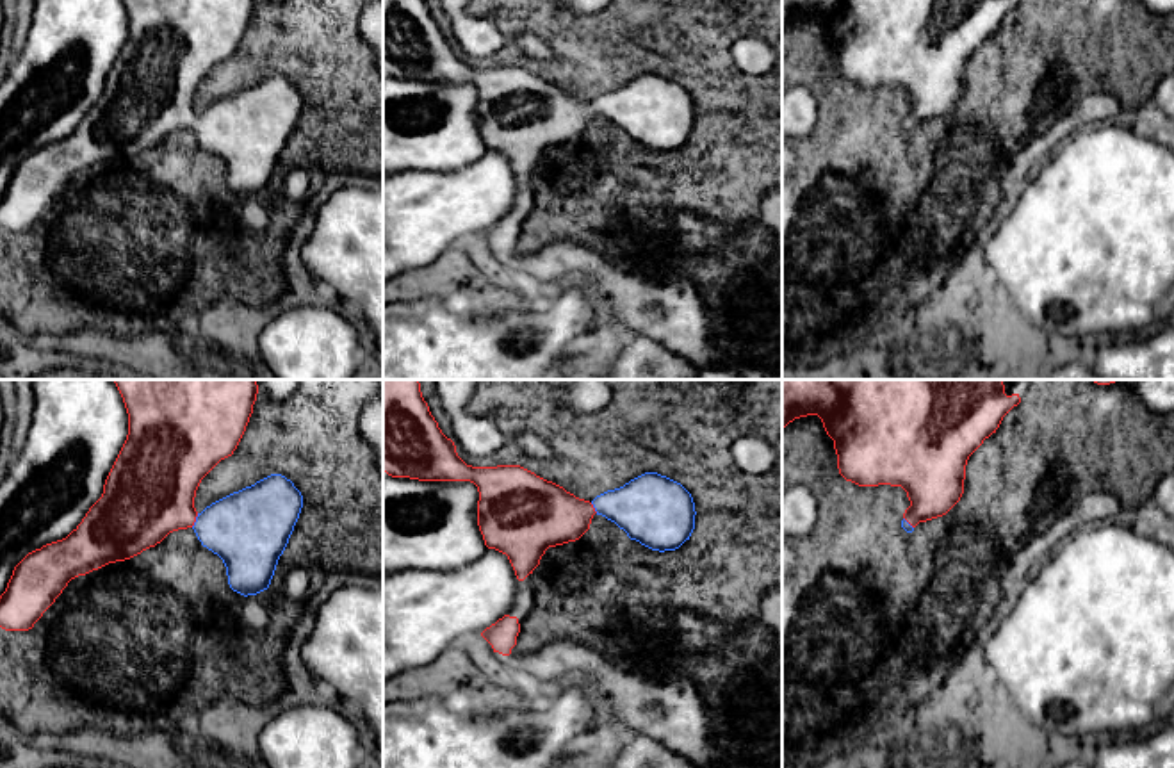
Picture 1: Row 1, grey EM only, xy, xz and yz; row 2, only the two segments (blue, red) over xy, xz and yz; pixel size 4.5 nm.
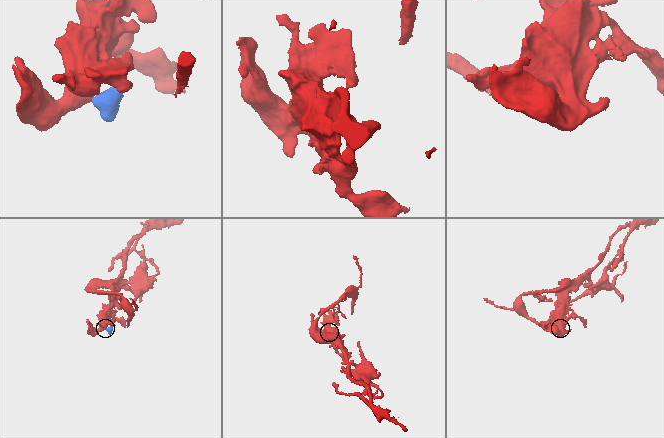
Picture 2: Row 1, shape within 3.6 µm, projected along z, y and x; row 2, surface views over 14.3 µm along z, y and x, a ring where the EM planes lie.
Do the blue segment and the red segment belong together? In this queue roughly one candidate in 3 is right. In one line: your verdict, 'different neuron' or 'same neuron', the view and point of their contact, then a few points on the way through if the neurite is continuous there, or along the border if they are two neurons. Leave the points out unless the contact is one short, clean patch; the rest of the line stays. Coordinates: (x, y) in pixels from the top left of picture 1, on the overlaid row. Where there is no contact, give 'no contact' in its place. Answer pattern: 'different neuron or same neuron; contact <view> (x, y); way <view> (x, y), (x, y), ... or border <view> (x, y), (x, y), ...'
same neuron; contact xy (196, 521); way xy (248, 530), (209, 526), (196, 521), (177, 512), (150, 490)

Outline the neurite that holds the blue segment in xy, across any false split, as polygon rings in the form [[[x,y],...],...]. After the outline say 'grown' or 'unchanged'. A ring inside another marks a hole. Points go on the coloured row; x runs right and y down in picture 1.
[[[114,380],[126,413],[128,435],[105,479],[102,497],[62,540],[29,552],[0,595],[0,627],[29,631],[68,583],[109,563],[130,560],[169,533],[192,527],[217,554],[233,592],[248,597],[269,588],[303,508],[290,479],[271,474],[233,492],[201,513],[194,508],[201,479],[237,449],[257,401],[257,380]]]; grown

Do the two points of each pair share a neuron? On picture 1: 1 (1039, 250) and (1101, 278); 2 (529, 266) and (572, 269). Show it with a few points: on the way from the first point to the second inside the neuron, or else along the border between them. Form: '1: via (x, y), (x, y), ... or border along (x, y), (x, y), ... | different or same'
1: via (1055, 253), (1076, 253), (1085, 262) | same
2: via (540, 266), (562, 266) | same

